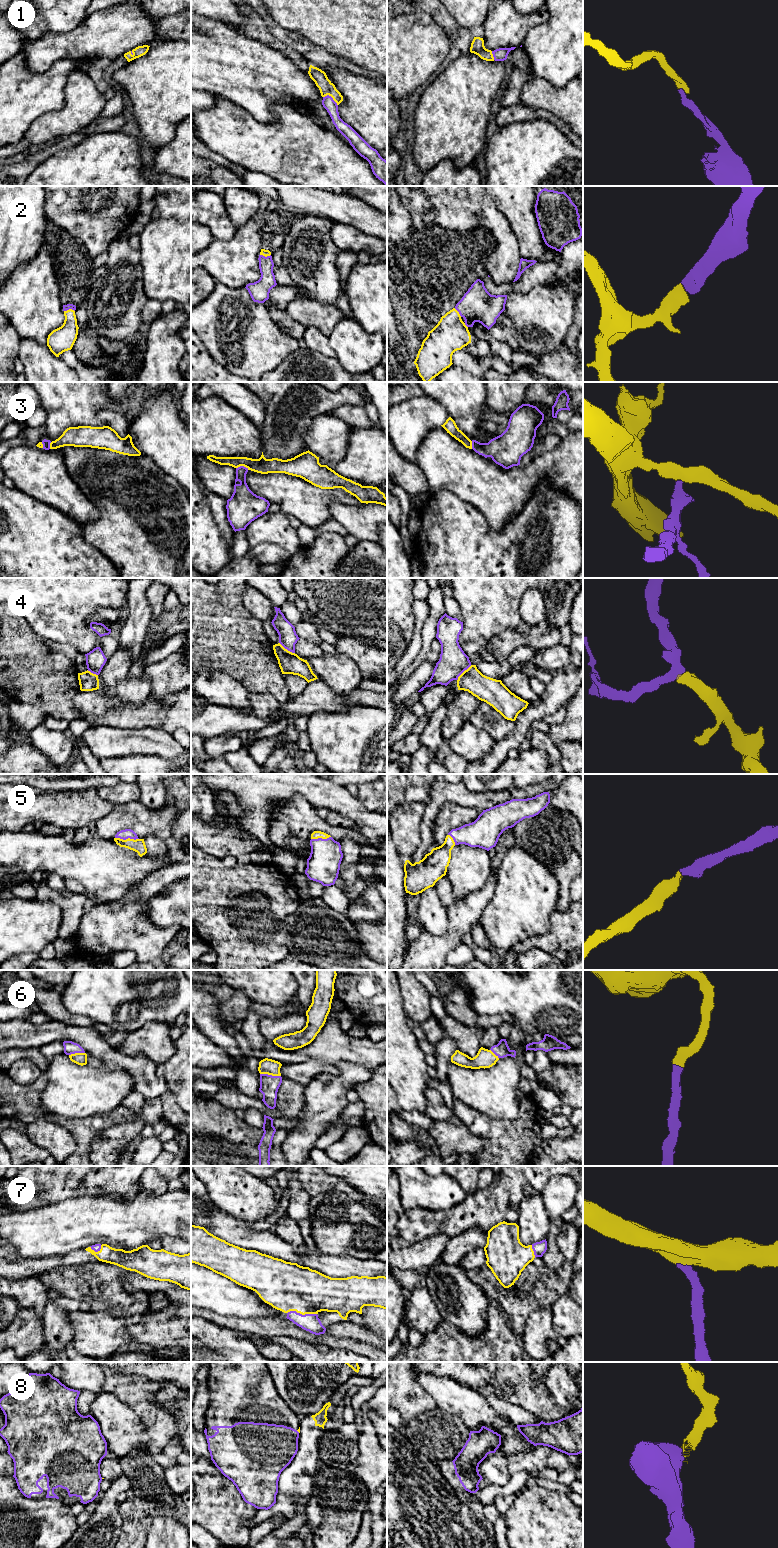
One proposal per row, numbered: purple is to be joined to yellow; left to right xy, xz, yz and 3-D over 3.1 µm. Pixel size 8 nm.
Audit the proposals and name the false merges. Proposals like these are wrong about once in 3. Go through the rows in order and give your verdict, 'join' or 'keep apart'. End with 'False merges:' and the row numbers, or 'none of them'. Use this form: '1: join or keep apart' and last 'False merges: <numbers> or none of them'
1: join
2: join
3: keep apart
4: join
5: join
6: join
7: join
8: keep apart
False merges: 3, 8

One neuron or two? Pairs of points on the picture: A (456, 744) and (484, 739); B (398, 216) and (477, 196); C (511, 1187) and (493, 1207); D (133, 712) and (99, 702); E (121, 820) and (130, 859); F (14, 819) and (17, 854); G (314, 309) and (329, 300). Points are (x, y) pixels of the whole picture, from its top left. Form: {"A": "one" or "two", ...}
{"A": "one", "B": "two", "C": "one", "D": "one", "E": "two", "F": "two", "G": "two"}

